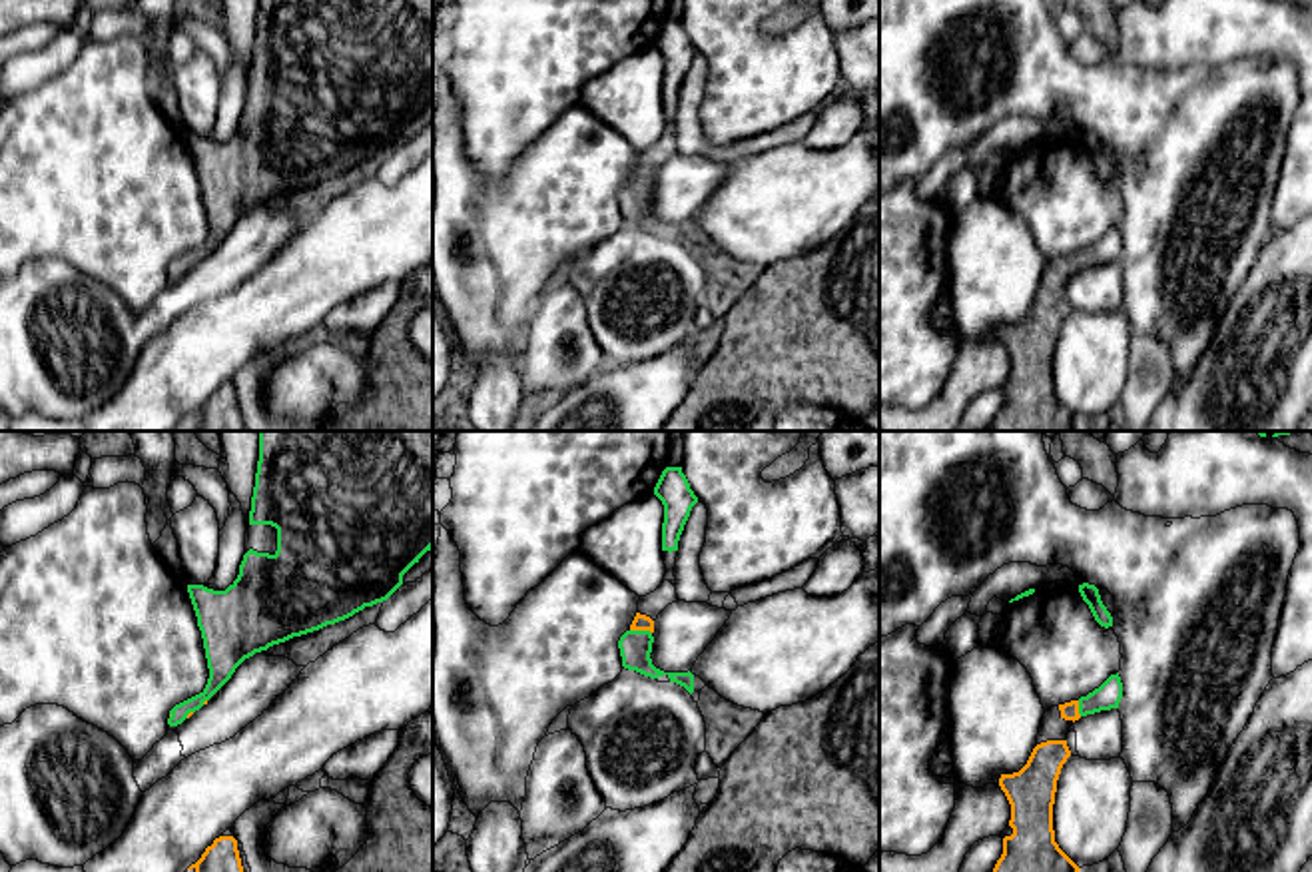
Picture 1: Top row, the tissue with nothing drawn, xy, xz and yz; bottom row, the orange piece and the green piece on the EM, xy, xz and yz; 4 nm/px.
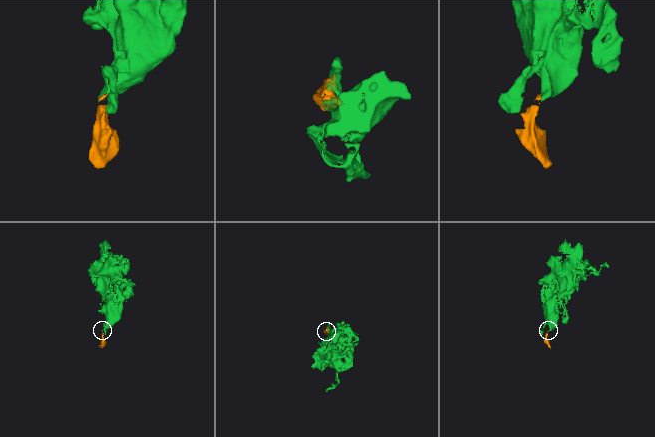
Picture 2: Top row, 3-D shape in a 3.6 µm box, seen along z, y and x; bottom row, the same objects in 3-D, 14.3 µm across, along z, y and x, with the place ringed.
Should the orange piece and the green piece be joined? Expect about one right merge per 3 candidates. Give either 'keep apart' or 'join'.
join

